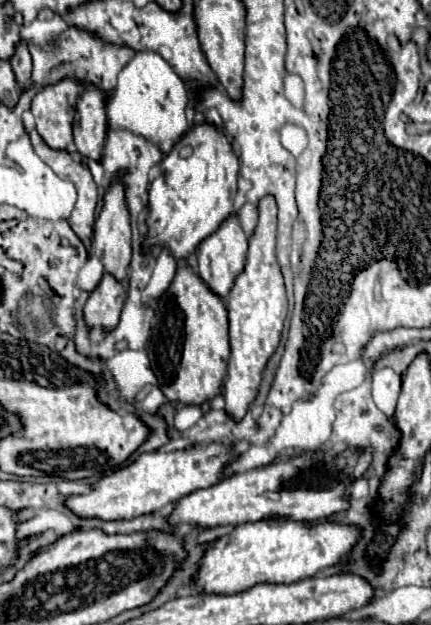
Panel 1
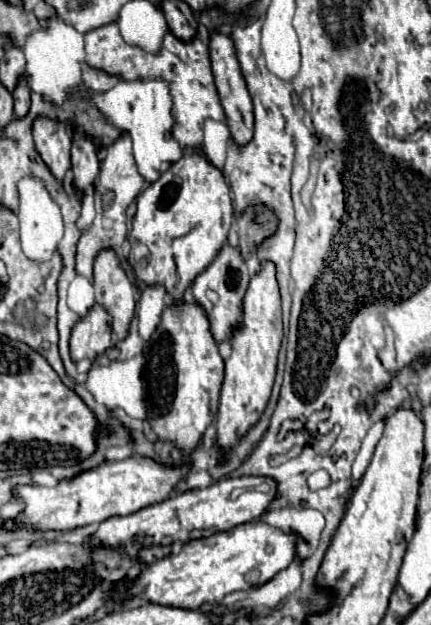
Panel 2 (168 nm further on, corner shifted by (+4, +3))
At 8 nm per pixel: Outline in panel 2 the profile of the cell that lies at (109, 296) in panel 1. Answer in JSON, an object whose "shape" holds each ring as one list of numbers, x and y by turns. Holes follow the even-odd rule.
{"shape":[[95,305,87,317,77,321,71,333,71,359,75,363,81,359,95,361,109,347,113,347,111,315,101,305]]}

